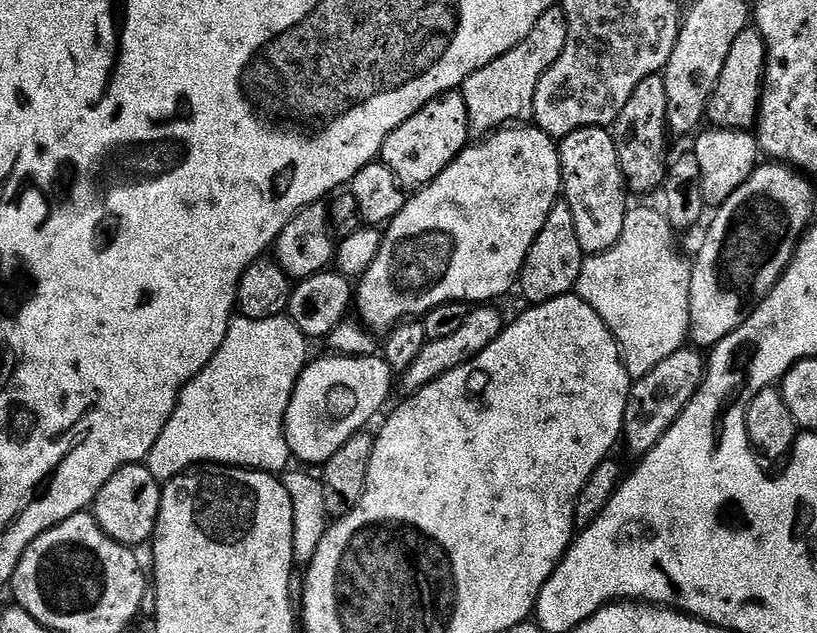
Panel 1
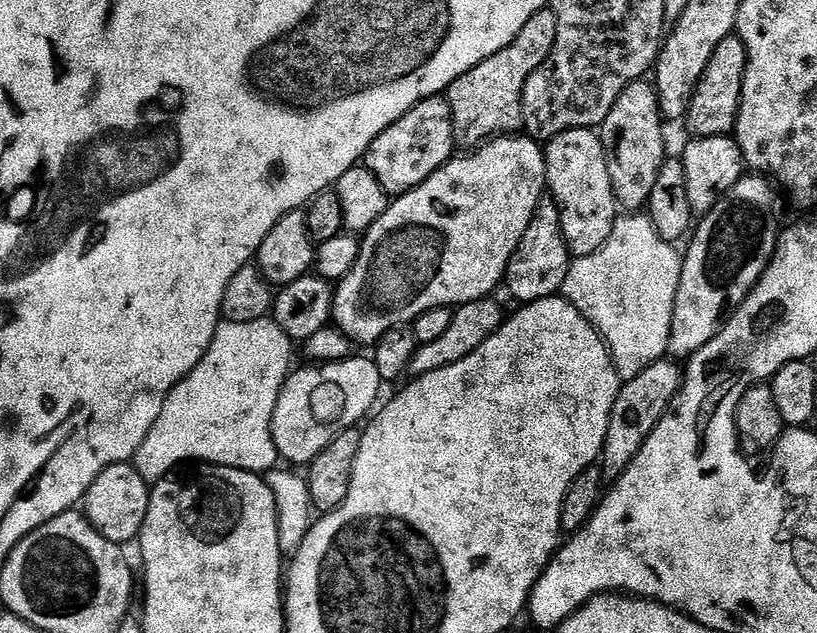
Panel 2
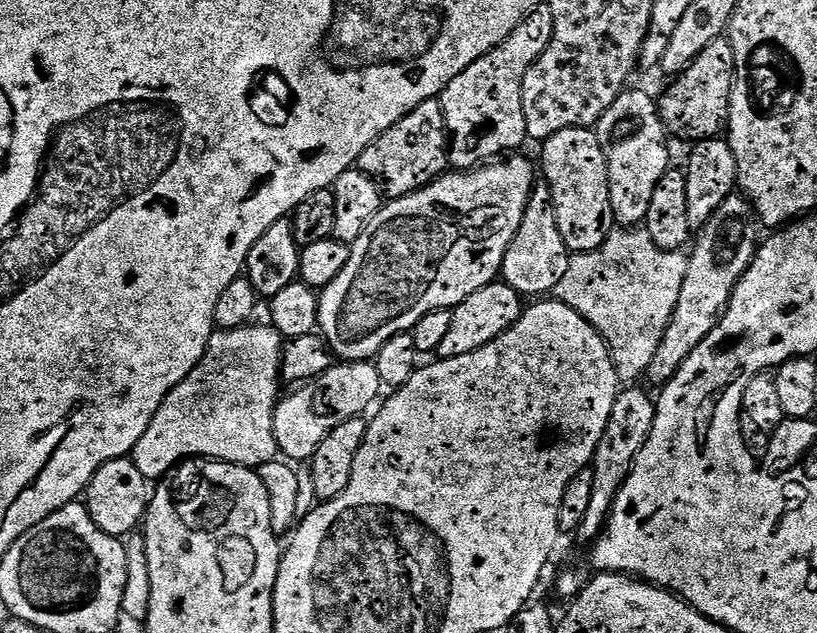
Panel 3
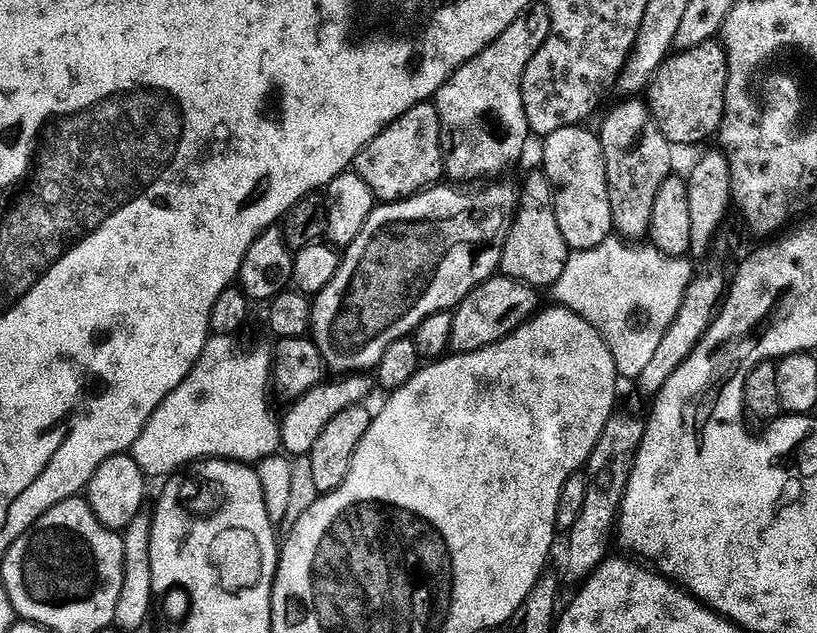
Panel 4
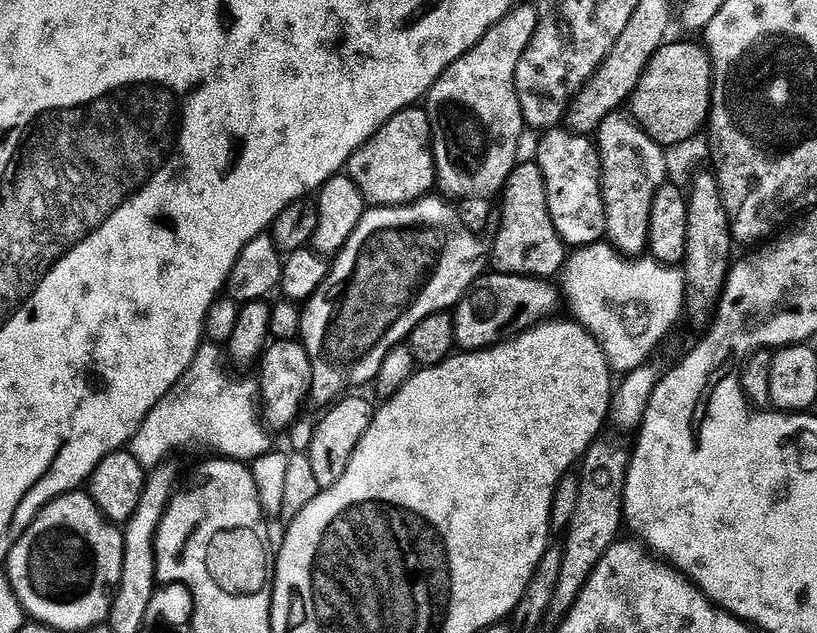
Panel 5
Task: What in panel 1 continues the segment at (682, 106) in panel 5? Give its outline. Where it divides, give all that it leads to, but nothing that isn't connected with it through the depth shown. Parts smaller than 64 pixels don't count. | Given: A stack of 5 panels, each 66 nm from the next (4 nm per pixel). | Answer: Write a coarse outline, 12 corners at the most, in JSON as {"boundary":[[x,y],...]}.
{"boundary":[[759,32],[734,38],[708,99],[713,129],[758,118],[765,59]]}

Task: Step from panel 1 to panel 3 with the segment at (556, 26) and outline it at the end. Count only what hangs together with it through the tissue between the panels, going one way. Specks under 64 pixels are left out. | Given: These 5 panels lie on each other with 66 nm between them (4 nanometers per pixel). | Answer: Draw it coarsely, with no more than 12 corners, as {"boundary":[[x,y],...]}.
{"boundary":[[542,2],[438,99],[448,162],[523,149],[522,78],[550,46]]}

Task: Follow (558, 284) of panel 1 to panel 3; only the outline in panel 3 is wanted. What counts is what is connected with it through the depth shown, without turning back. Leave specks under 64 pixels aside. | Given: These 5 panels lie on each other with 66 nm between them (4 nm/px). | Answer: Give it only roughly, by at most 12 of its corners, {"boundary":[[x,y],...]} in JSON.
{"boundary":[[537,183],[500,267],[521,297],[566,274],[550,186]]}

